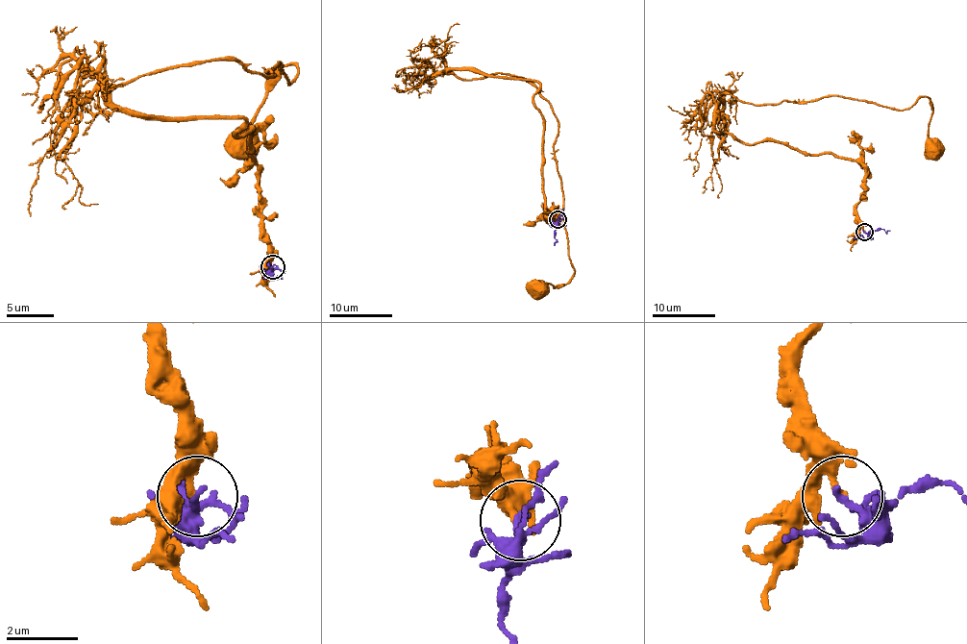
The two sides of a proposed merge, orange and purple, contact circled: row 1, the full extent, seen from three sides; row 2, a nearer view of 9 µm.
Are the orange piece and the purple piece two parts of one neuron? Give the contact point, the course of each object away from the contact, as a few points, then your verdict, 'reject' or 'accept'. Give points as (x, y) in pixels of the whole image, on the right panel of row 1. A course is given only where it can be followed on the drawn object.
place (864, 232); course orange (864, 232), (858, 162), (741, 143), (714, 129), (718, 97), (841, 96), (905, 111), (925, 96), (933, 148); course purple (864, 232), (889, 230); reject

